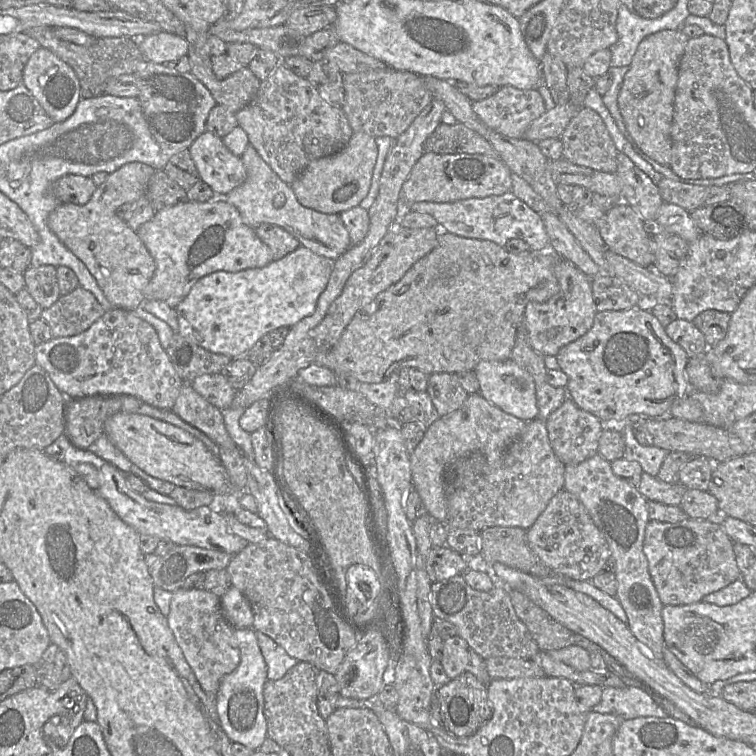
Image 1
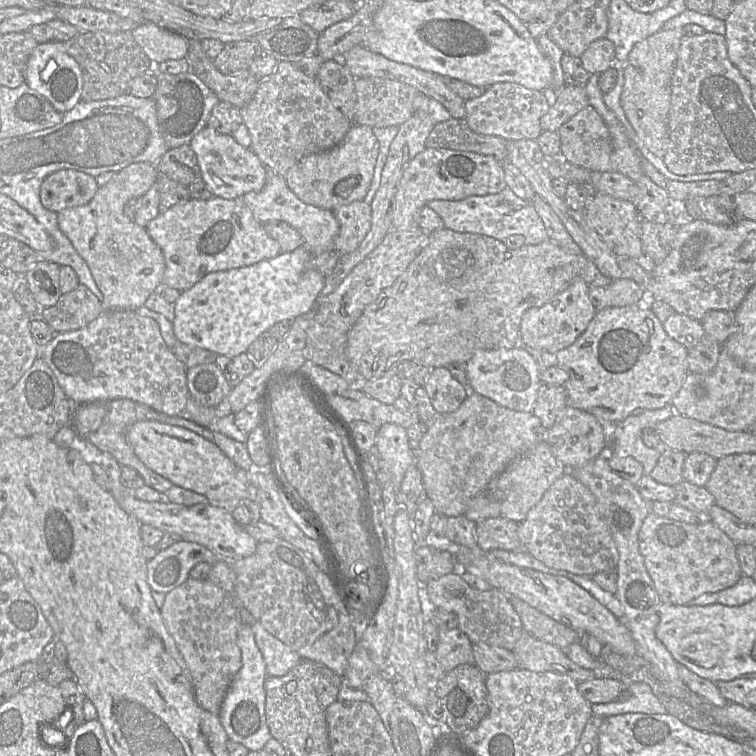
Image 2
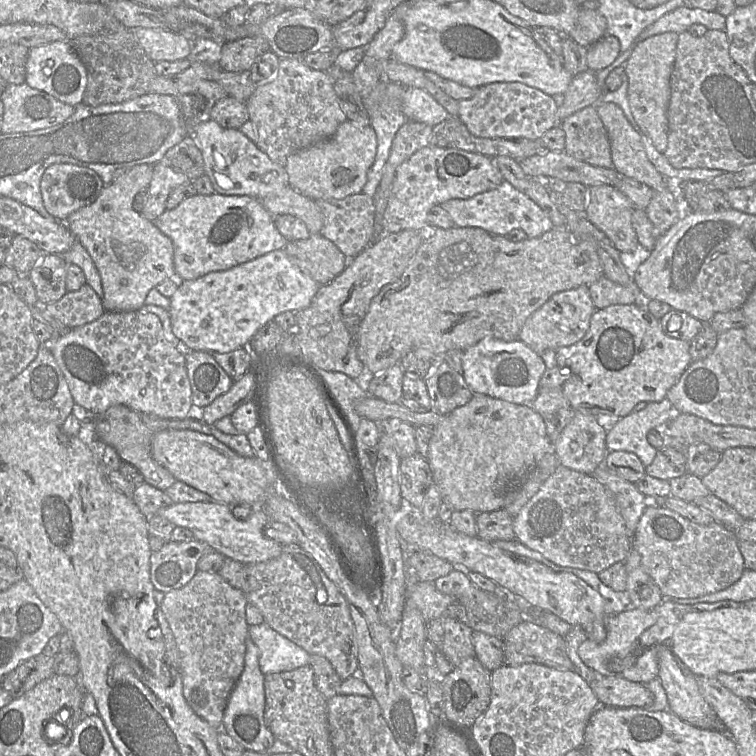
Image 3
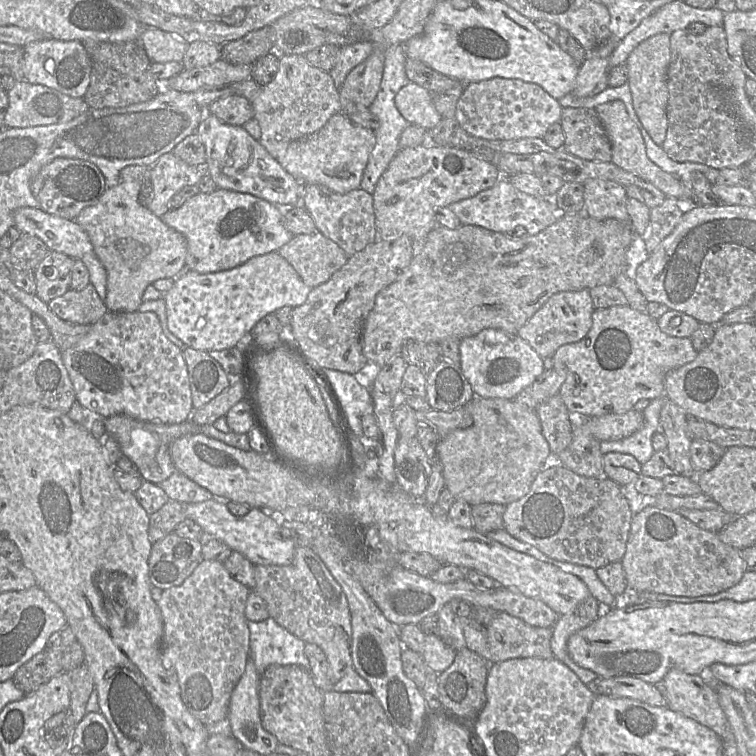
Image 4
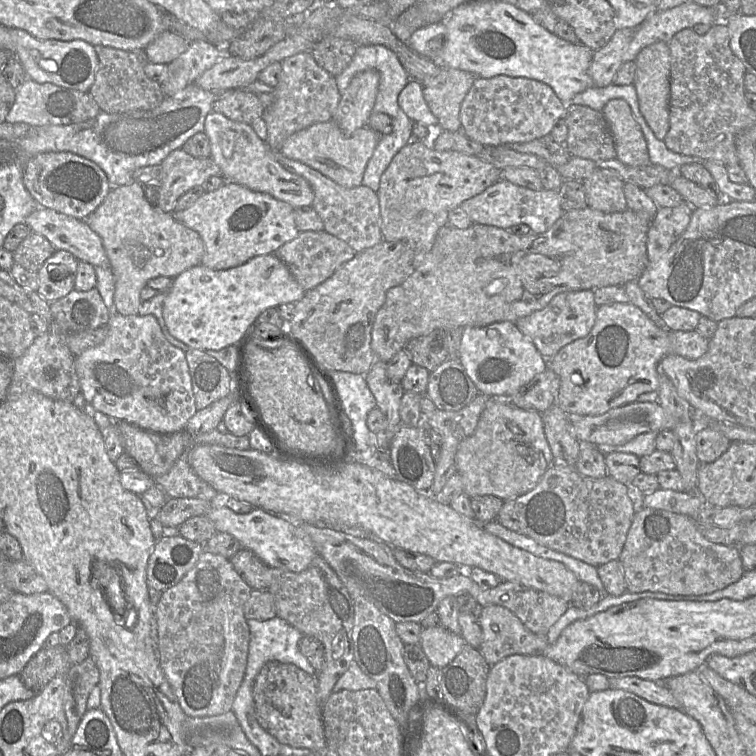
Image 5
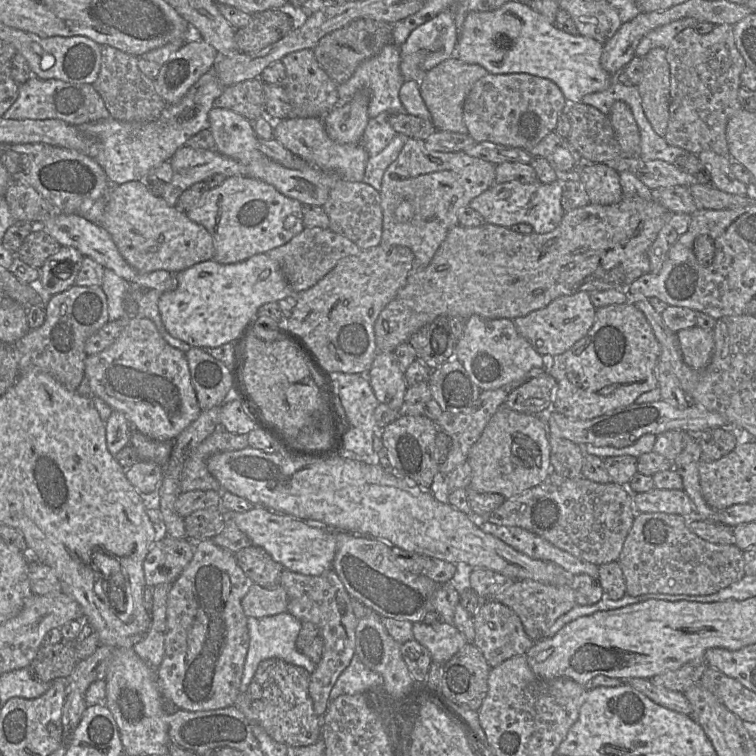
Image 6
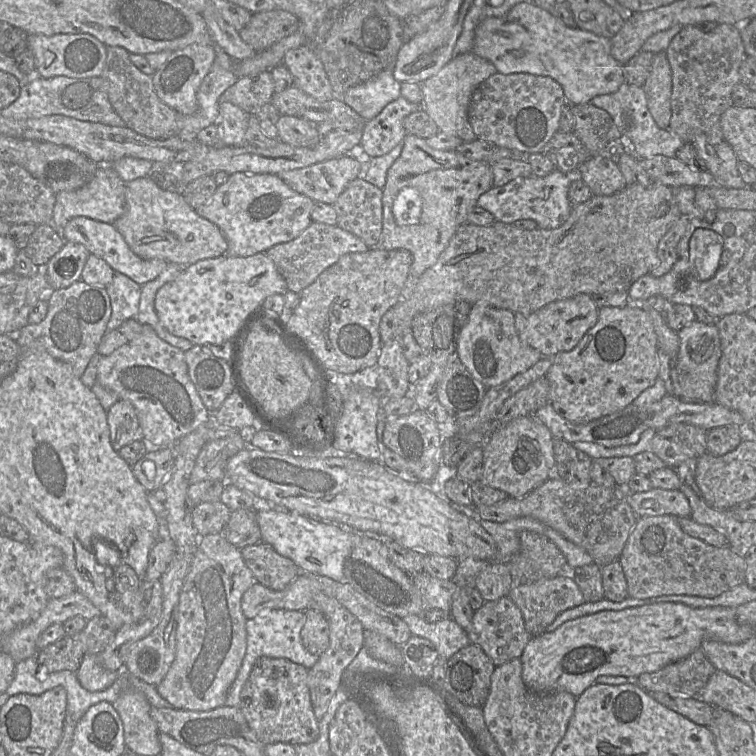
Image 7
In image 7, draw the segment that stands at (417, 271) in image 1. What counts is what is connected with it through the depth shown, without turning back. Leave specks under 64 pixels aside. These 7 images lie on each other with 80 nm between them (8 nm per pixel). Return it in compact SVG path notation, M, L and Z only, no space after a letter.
M653 182L646 187L641 184L626 185L622 190L608 196L592 195L586 202L572 207L569 218L564 224L556 229L542 229L537 227L534 230L524 230L515 227L513 224L506 224L497 221L485 226L464 223L457 228L447 247L439 256L437 262L432 267L428 268L417 279L409 298L399 300L382 316L379 325L382 344L389 342L392 339L399 340L399 337L403 336L405 329L411 327L412 320L417 314L459 300L466 301L471 305L489 305L494 308L507 309L513 313L531 314L551 302L571 298L579 294L595 295L617 291L627 292L636 280L646 274L649 274L658 265L658 243L681 215L682 214L680 213L674 198L673 188Z

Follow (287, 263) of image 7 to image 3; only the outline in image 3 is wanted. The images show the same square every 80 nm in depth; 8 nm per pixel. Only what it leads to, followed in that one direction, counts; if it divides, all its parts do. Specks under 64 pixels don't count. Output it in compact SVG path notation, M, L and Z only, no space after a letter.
M320 234L294 240L283 249L300 270L320 285L331 282L349 264L349 259Z

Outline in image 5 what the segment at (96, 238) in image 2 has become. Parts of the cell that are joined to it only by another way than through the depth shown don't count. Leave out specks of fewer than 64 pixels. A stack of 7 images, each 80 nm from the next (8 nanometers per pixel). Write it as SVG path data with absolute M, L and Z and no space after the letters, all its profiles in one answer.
M135 181L112 187L101 205L85 221L102 239L115 277L114 307L116 313L124 316L138 315L142 302L140 292L150 279L159 276L174 279L185 270L201 264L204 255L204 243L200 235L178 222L172 213L163 212L150 204L145 198L143 185Z

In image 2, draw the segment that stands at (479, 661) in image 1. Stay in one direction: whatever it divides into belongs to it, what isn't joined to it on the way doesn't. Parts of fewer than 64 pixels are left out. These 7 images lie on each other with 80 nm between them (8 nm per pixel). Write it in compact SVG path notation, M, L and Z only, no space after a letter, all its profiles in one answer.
M439 628L440 642L436 657L445 672L462 664L475 664L473 643L459 628Z

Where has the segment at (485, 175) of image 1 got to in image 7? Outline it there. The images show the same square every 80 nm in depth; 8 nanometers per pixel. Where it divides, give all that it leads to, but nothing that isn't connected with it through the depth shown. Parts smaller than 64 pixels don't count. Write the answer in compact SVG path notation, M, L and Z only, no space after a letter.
M407 134L400 156L387 171L382 192L383 223L378 247L386 250L405 249L412 254L410 277L418 279L432 267L447 247L457 228L467 223L467 214L476 206L478 198L493 186L491 164L473 160L456 151L437 150L429 147L426 140Z

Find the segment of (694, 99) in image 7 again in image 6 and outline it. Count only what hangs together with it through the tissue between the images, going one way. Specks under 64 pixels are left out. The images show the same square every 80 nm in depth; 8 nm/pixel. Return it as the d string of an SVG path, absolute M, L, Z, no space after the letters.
M716 25L708 34L686 28L673 38L666 52L670 65L670 113L664 136L666 142L696 155L713 151L729 156L726 127L728 121L742 109L738 91L740 76L746 67L736 47L733 25Z

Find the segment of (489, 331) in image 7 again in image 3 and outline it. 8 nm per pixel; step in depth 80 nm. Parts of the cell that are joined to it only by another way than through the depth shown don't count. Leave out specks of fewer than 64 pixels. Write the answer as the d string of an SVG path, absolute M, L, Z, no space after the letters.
M484 338L463 351L462 362L462 375L473 393L526 405L531 405L537 396L540 379L547 369L541 355L520 339L503 341Z

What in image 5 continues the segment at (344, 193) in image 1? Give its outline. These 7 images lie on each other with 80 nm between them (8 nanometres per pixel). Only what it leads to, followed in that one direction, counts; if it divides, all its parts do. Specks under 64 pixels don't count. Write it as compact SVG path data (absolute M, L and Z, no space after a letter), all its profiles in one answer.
M332 119L327 122L318 122L307 128L299 130L287 137L281 147L281 152L288 158L300 161L307 166L317 170L322 175L330 178L337 184L353 188L362 184L366 165L372 156L381 134L371 129L369 126L363 126L356 129L350 136L345 136L335 121Z

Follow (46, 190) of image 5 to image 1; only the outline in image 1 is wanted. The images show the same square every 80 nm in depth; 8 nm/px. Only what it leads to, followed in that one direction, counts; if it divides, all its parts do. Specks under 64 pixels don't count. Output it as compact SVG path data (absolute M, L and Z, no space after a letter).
M68 174L52 182L50 192L59 203L85 205L92 197L96 187L89 176Z

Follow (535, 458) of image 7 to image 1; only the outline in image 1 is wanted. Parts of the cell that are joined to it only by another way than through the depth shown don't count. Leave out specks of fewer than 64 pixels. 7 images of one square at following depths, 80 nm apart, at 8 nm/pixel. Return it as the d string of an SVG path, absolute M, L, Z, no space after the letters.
M471 393L460 408L440 416L426 429L422 440L410 454L410 467L412 486L433 520L446 522L447 478L452 474L452 464L473 453L504 453L525 426L525 421L504 412L479 393Z

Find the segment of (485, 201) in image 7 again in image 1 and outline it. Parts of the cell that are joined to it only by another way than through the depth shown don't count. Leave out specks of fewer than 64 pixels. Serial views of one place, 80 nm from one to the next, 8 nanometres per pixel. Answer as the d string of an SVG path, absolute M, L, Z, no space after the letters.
M511 191L502 195L472 197L455 202L415 202L410 206L410 211L430 214L442 230L461 237L489 240L503 247L509 240L519 238L534 252L549 250L549 237L542 216Z

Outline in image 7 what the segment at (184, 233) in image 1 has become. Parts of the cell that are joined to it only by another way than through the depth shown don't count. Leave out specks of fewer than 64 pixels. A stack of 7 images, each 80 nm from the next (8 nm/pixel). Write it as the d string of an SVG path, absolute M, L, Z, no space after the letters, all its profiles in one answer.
M237 172L219 185L211 199L197 208L196 213L215 224L224 235L228 248L224 255L248 257L266 253L271 247L297 238L311 223L311 212L315 201L290 188L277 174L248 174Z

